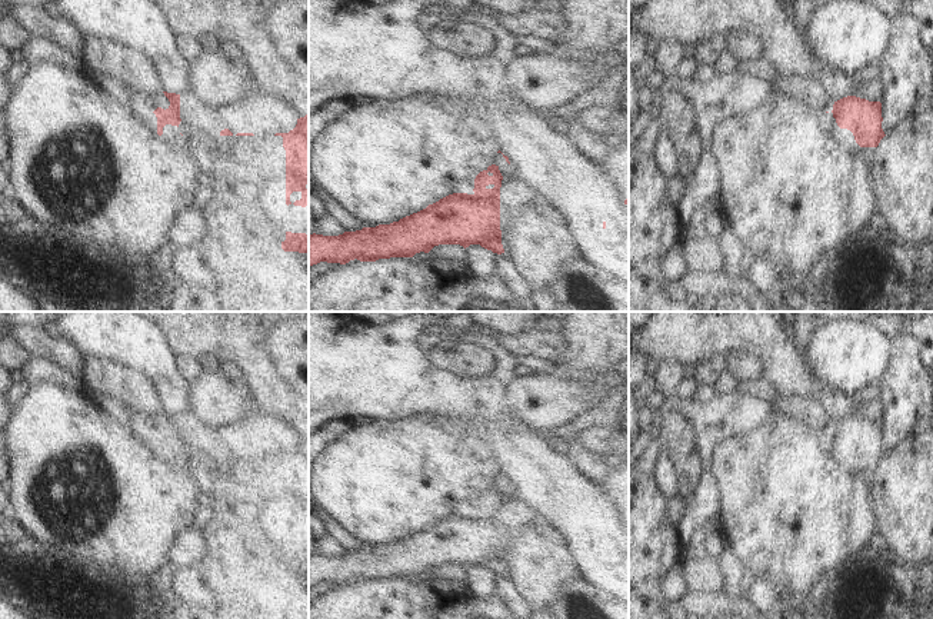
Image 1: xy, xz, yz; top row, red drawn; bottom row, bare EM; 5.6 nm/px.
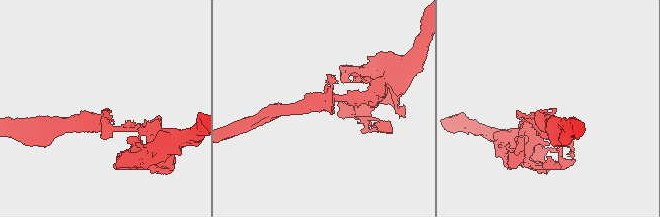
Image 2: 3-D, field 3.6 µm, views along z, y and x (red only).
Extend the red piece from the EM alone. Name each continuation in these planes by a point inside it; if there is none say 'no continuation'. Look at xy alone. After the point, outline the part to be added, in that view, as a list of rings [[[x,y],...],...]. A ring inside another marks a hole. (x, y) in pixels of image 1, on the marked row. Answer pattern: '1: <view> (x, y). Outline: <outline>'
no continuation

